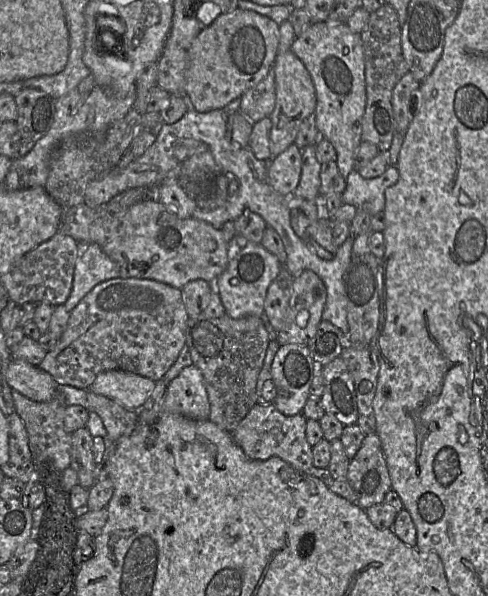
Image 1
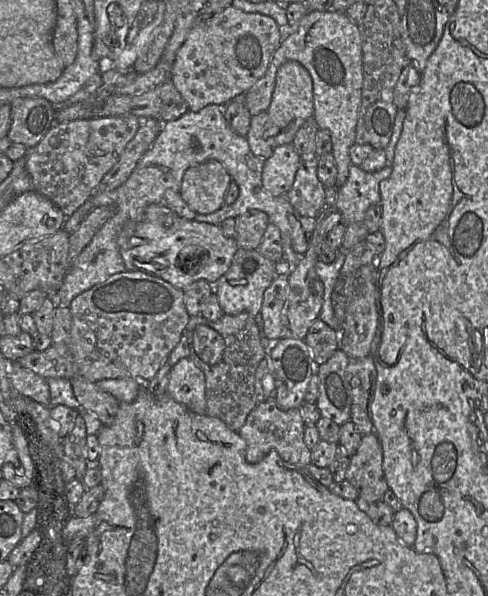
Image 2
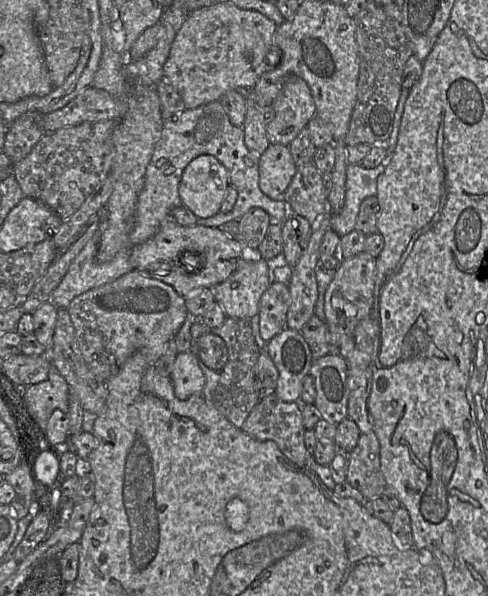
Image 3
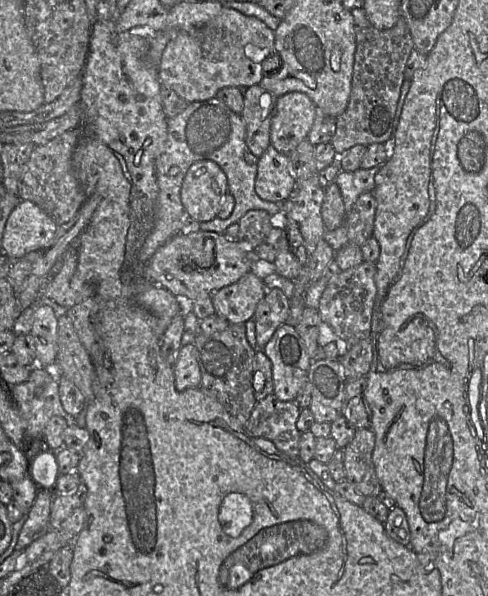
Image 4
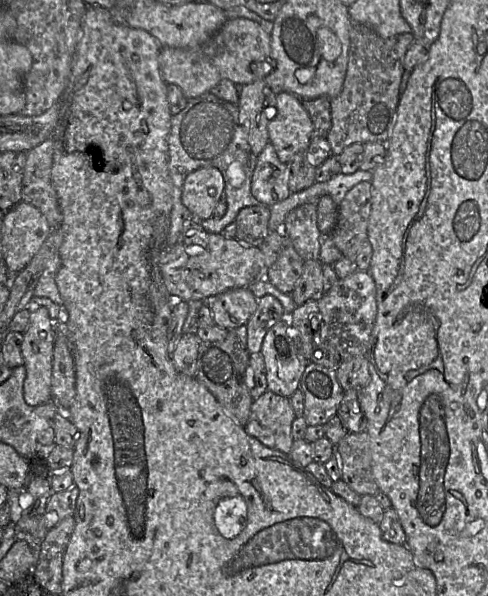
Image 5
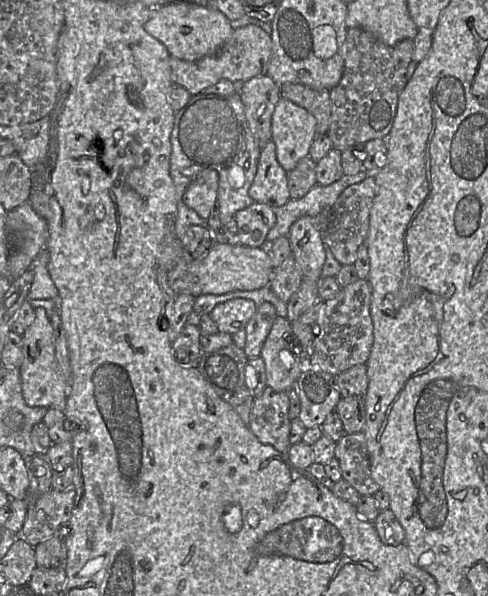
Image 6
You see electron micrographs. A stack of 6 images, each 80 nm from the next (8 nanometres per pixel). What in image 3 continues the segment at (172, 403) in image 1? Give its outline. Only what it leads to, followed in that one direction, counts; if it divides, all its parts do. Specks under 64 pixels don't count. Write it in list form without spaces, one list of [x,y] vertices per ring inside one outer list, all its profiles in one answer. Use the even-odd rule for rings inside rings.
[[[191,351],[177,354],[170,378],[175,396],[180,400],[201,395],[206,383],[205,375]]]

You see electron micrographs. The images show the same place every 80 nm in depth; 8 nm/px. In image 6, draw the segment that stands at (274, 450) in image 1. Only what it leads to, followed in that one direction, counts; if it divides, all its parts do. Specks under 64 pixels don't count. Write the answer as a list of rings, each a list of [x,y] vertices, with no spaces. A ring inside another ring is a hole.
[[[267,385],[263,392],[254,398],[248,427],[261,443],[270,444],[279,452],[287,453],[291,445],[288,392],[276,391]]]

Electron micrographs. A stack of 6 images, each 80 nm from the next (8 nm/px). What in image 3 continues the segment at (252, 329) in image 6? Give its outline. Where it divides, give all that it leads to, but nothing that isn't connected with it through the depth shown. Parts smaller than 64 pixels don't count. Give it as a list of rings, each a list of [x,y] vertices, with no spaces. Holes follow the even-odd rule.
[[[272,281],[260,299],[258,311],[260,335],[266,343],[287,328],[289,306],[289,287]]]

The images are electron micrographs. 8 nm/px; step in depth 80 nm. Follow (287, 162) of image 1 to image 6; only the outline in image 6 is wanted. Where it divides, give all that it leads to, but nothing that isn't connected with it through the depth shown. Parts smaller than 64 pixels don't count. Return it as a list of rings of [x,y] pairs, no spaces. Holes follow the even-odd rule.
[[[272,140],[261,147],[255,177],[248,194],[256,203],[273,208],[284,205],[290,199],[287,172],[277,160]]]

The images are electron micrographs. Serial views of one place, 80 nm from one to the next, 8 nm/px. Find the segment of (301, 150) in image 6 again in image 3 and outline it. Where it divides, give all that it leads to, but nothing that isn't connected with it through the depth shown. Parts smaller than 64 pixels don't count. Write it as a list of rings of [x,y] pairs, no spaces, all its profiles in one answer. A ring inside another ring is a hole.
[[[296,75],[284,81],[272,108],[274,118],[267,128],[271,144],[289,146],[316,115],[311,90],[305,80]]]

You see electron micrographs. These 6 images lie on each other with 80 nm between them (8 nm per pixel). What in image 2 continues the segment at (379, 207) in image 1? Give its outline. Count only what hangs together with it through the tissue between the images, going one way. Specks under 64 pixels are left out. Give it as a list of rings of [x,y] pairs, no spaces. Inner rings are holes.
[[[351,164],[349,175],[338,189],[334,209],[341,214],[345,225],[363,222],[368,208],[380,204],[379,184],[392,173],[392,166],[385,166],[377,172],[365,172],[360,166]]]

